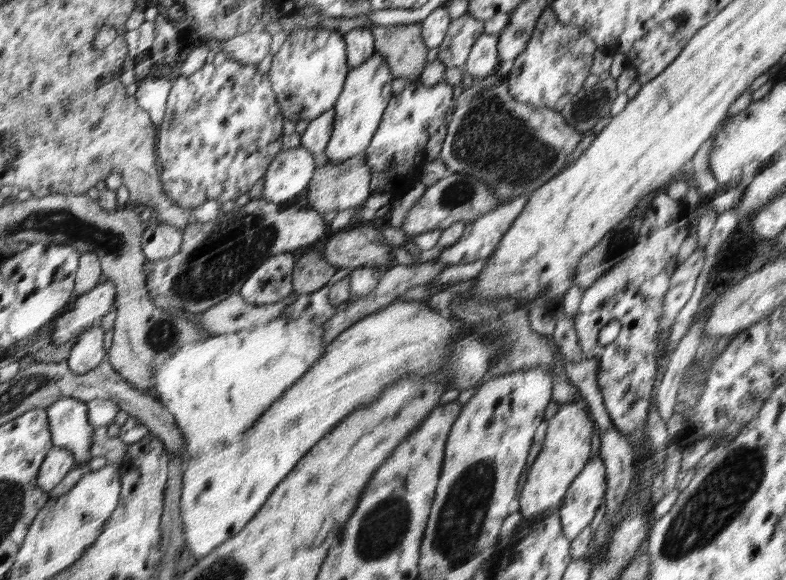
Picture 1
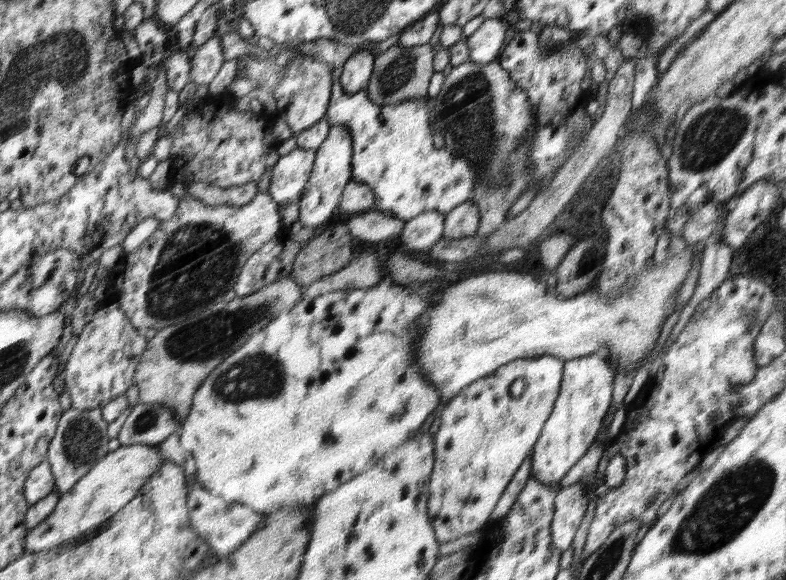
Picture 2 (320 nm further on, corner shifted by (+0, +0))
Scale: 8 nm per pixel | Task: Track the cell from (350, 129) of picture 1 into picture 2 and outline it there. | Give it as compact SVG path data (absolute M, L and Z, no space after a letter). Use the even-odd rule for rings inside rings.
M339 124L331 127L326 140L316 149L318 158L314 170L311 172L310 182L307 183L307 188L304 191L304 198L299 204L299 220L303 226L324 224L338 208L340 196L343 196L342 190L353 178L353 144L351 129L347 128L346 124Z

